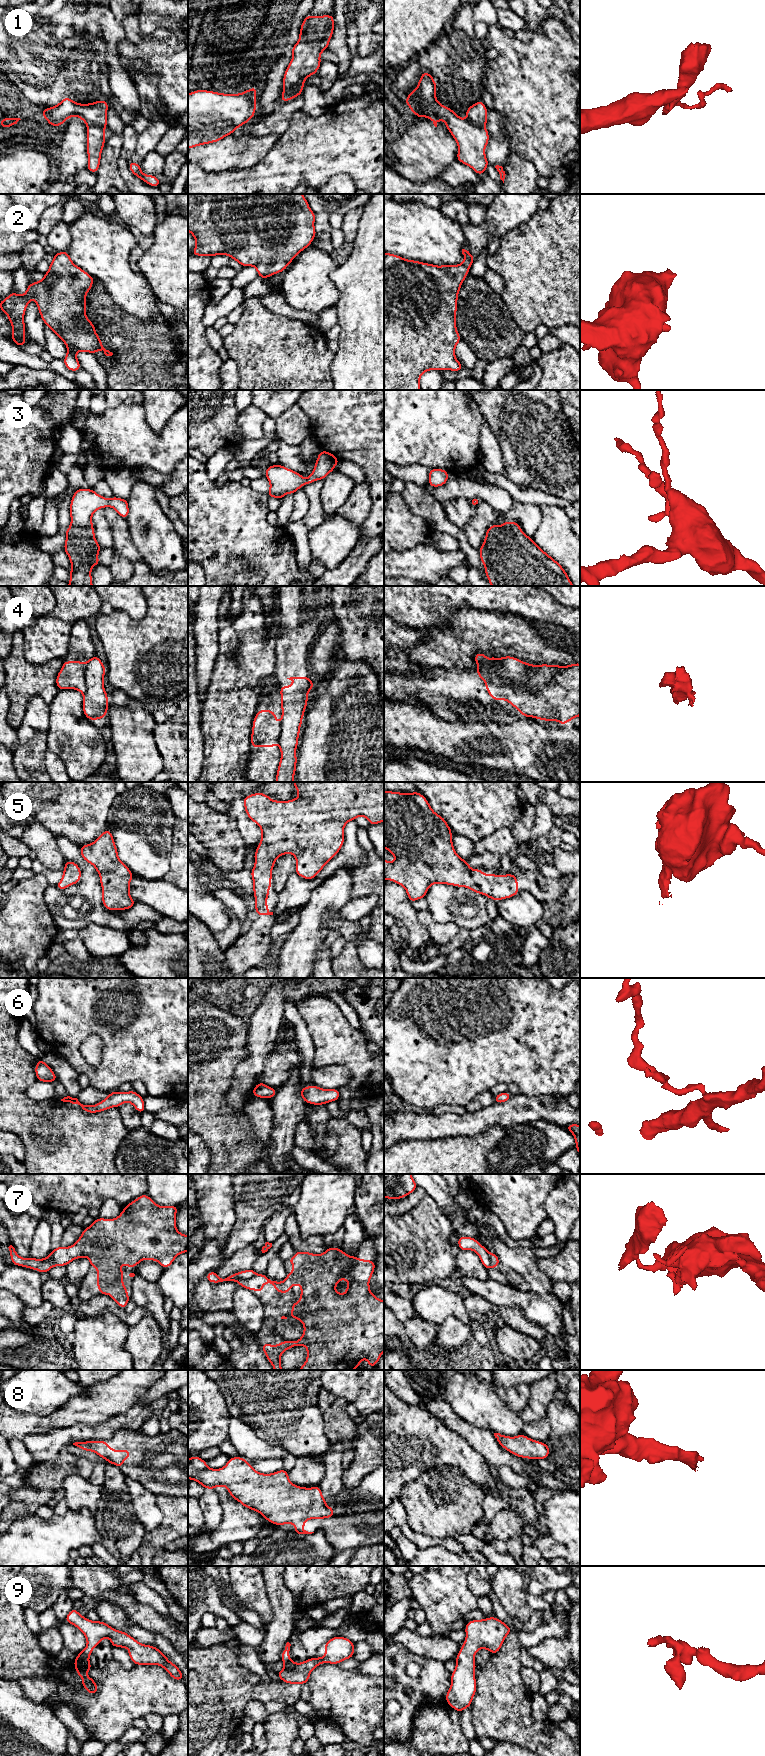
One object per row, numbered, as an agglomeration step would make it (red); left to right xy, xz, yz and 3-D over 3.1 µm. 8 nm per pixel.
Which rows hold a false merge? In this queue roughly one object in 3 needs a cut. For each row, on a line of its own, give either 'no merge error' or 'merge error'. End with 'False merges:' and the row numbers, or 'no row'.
1: merge error
2: no merge error
3: no merge error
4: merge error
5: no merge error
6: no merge error
7: merge error
8: no merge error
9: no merge error
False merges: 1, 4, 7

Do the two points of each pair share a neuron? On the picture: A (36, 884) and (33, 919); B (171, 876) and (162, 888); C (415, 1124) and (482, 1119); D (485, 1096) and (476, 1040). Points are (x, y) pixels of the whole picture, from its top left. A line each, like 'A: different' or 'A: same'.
A: same
B: different
C: same
D: different

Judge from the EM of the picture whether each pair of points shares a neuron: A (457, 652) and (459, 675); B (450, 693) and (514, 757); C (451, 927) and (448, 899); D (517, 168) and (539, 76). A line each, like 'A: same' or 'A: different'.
A: different
B: different
C: different
D: different

